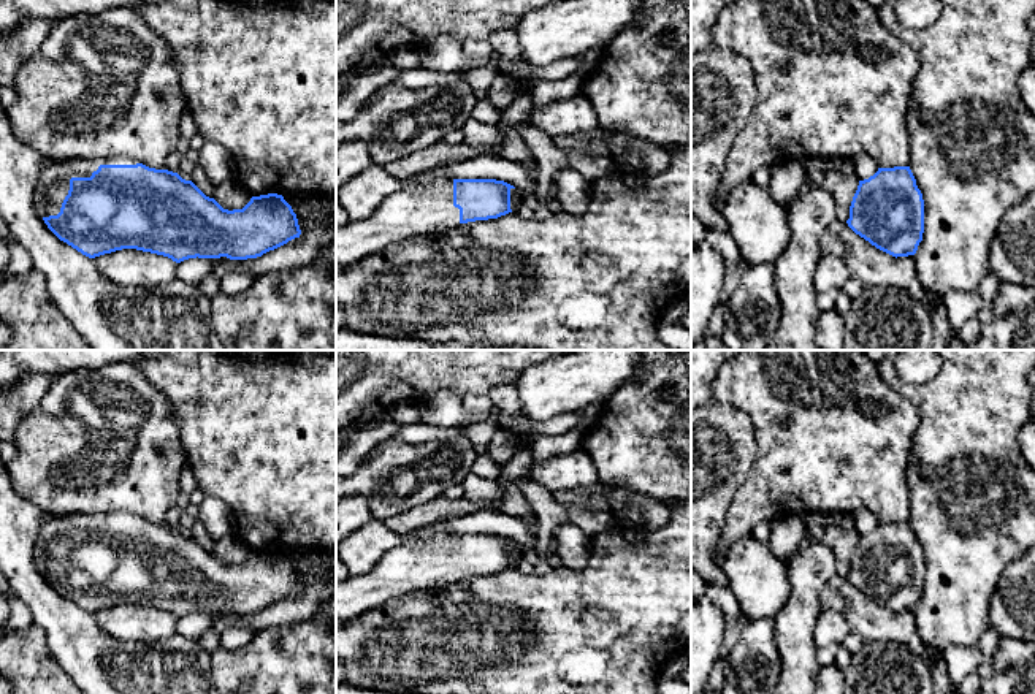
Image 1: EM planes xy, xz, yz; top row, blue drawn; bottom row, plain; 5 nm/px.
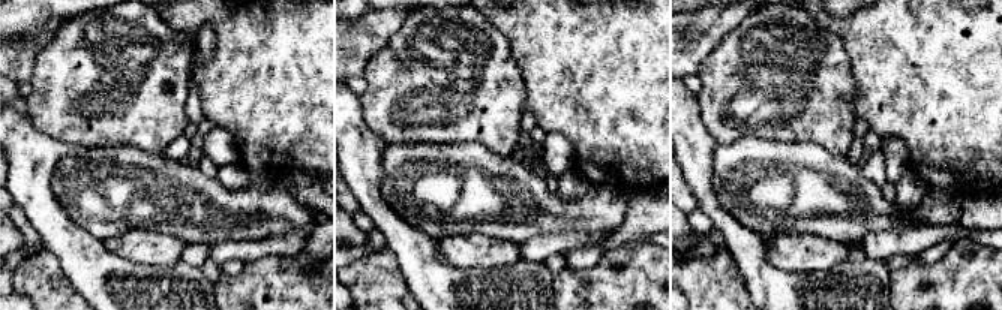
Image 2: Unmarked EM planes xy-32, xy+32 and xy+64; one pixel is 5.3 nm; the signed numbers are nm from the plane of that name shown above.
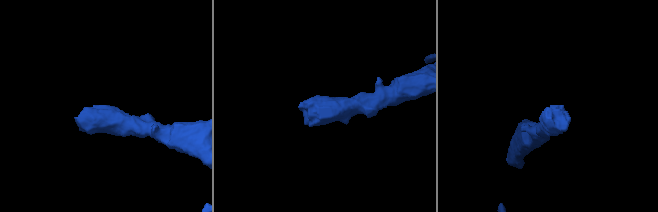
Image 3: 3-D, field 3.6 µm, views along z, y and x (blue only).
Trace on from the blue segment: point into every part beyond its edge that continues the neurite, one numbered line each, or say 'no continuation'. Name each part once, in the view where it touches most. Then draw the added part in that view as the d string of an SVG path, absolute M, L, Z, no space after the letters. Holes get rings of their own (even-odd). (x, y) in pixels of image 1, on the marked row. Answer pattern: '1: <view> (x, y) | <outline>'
1: xy (53, 186) | M127 157L52 160L43 166L35 189L33 203L36 214L43 217L57 215L70 190L71 177L90 177L100 165L136 165Z

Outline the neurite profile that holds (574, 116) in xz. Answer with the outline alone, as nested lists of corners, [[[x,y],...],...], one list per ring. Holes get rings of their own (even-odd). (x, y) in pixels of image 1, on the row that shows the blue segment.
[[[582,93],[534,108],[528,122],[552,138],[571,135],[601,135],[607,138],[612,135],[601,127],[591,101]]]

